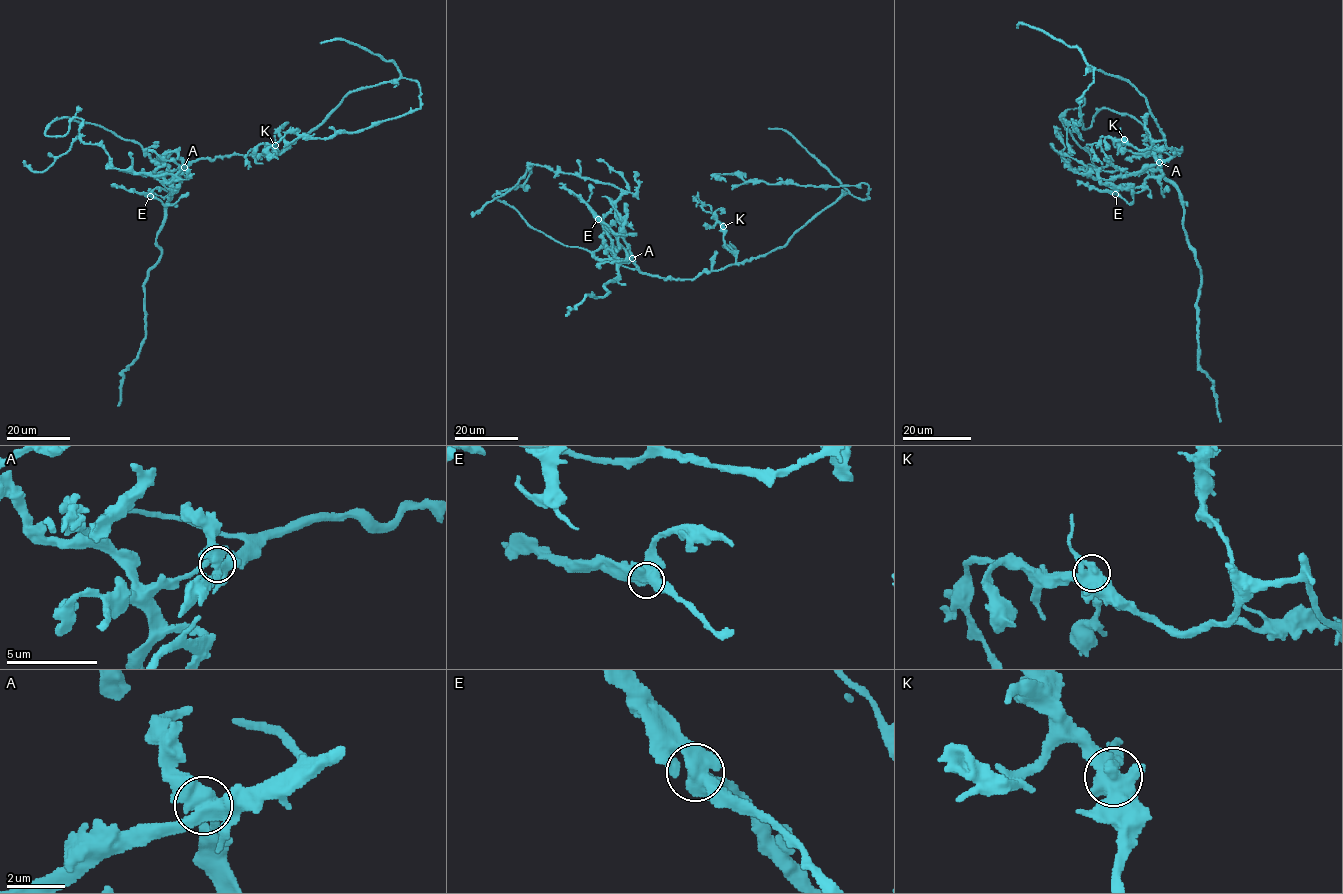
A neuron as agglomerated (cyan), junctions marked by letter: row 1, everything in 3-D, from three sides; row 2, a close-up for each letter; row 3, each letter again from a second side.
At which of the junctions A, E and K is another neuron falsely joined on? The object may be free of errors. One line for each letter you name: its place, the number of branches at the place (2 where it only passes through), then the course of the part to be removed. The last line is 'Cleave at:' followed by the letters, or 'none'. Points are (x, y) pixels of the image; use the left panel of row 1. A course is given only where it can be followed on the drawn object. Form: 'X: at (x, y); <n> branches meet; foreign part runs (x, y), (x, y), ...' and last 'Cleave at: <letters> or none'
A: at (184, 167); 4 branches meet; foreign part runs (184, 167), (69, 118), (45, 133), (63, 136), (80, 118), (50, 166), (25, 160)
Cleave at: A

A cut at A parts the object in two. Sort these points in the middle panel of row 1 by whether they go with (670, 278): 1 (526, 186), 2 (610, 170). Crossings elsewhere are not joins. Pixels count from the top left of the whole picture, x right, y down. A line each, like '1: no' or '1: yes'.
1: no
2: yes

